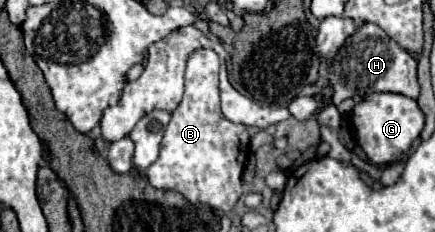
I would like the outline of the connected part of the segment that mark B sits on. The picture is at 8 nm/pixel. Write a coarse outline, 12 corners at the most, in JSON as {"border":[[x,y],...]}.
{"border":[[196,51],[146,171],[224,213],[250,135],[220,111],[218,55]]}

